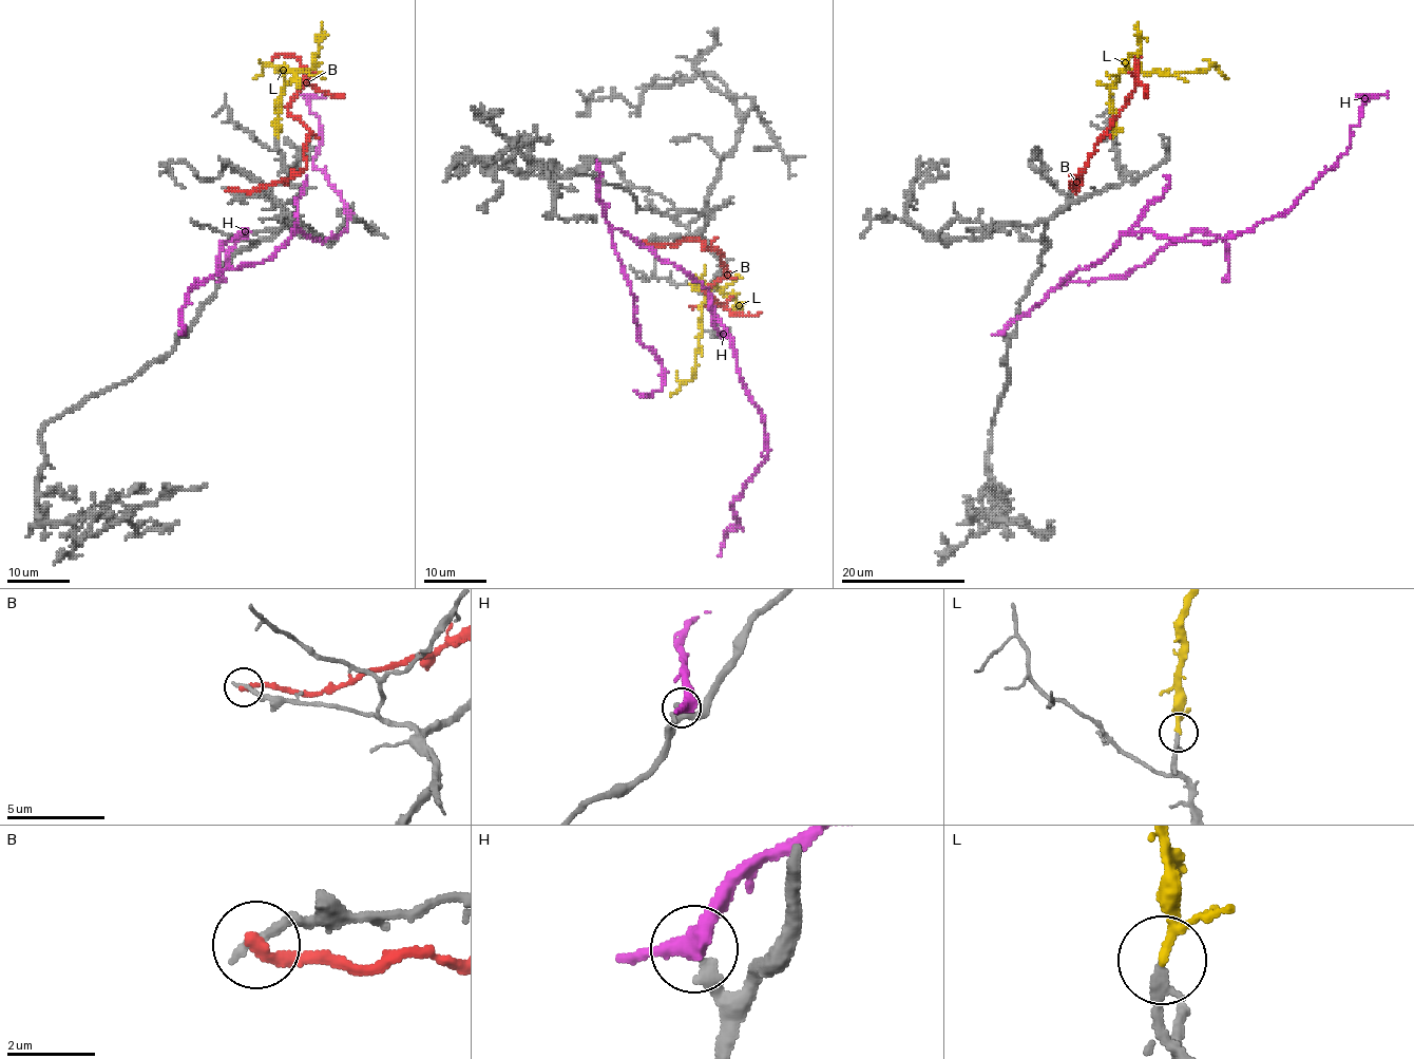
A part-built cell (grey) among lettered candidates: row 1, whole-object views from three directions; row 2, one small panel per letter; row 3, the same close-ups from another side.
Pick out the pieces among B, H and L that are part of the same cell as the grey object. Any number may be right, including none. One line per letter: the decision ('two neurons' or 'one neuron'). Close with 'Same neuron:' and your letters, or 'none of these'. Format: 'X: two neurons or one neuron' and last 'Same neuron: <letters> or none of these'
B: two neurons
H: two neurons
L: one neuron
Same neuron: L

